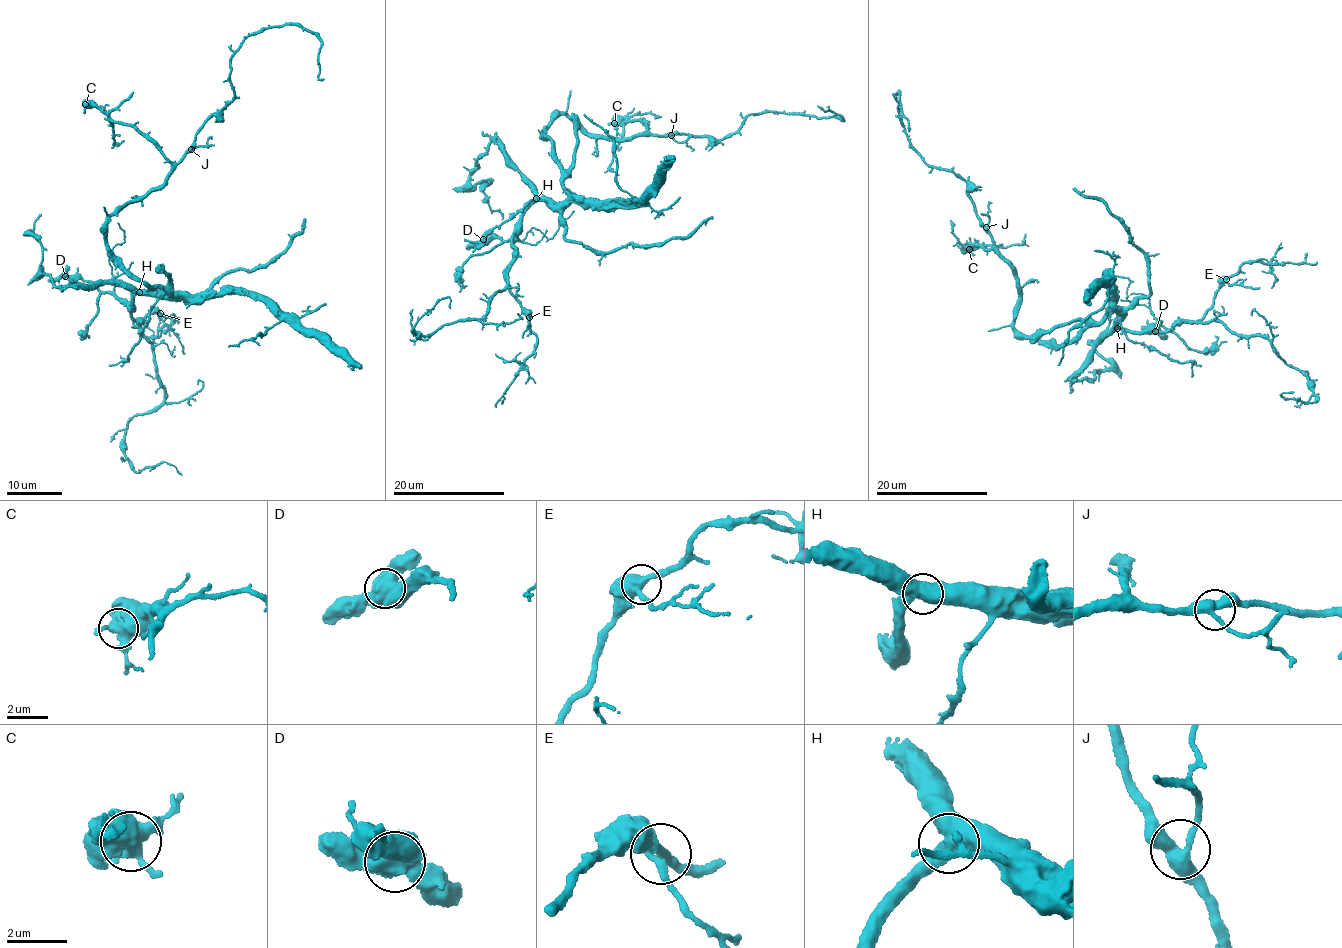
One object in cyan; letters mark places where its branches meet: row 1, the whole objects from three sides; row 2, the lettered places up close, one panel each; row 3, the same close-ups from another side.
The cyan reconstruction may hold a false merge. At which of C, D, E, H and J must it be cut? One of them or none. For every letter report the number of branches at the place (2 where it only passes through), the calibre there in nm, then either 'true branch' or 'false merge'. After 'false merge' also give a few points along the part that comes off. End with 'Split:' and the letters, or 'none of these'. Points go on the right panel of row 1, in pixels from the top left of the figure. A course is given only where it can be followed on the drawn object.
C: 3 branches meet; 500 nm thick; true branch
D: 3 branches meet; 500 nm thick; true branch
E: 3 branches meet; 400 nm thick; true branch
H: 3 branches meet; 550 nm thick; true branch
J: 3 branches meet; 400 nm thick; true branch
Split: none of these

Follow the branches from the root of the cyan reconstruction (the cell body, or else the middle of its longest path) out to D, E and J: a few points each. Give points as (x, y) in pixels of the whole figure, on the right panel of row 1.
D: (1059, 344), (1104, 323), (1112, 311), (1122, 317), (1117, 325), (1121, 329), (1143, 333), (1158, 322), (1155, 331)
E: (1059, 344), (1112, 311), (1122, 317), (1121, 329), (1135, 332), (1190, 323), (1207, 312), (1226, 279)
J: (1059, 344), (1029, 339), (1013, 326), (1020, 294), (1014, 271), (999, 255), (986, 227)

